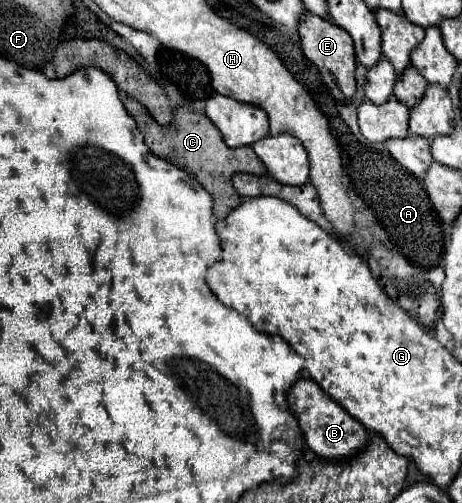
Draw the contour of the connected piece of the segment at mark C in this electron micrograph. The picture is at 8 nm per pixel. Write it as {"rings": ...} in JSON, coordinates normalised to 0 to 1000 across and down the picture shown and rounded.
{"rings":[[[273,197],[273,217],[290,233],[290,241],[299,245],[299,256],[312,268],[312,280],[316,280],[325,304],[333,304],[338,312],[351,312],[364,324],[420,348],[429,356],[429,364],[450,384],[459,384],[468,435],[485,435],[502,416],[511,416],[511,408],[524,404],[519,384],[511,384],[511,376],[502,368],[502,352],[511,344],[545,344],[545,348],[580,344],[571,324],[554,312],[545,292],[502,296],[502,292],[485,288],[476,260],[459,249],[459,241],[450,241],[446,229],[420,225],[407,213],[381,213],[377,217],[377,249],[351,252],[351,249],[342,249],[342,241],[333,241],[325,233],[325,225],[294,197]]]}

